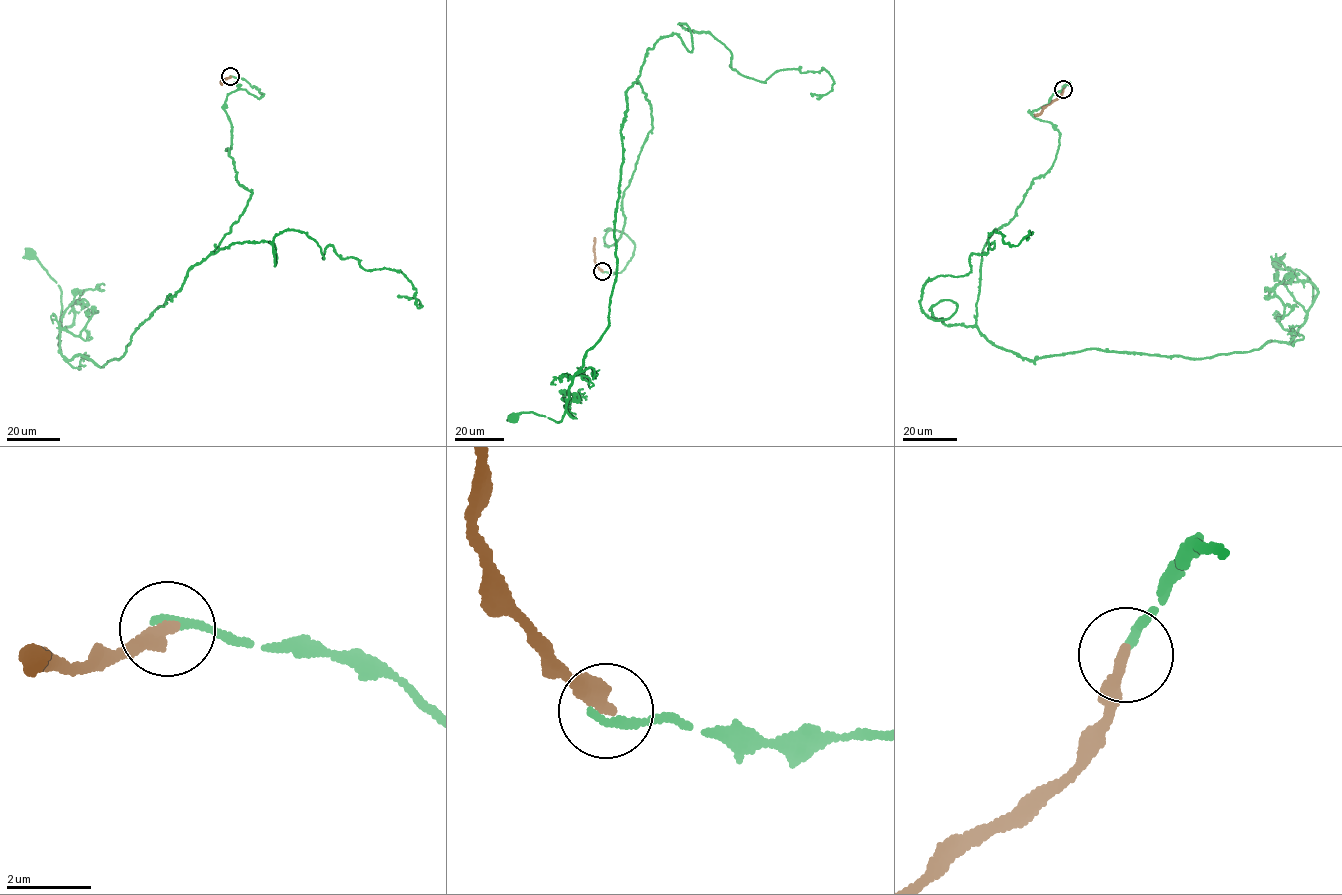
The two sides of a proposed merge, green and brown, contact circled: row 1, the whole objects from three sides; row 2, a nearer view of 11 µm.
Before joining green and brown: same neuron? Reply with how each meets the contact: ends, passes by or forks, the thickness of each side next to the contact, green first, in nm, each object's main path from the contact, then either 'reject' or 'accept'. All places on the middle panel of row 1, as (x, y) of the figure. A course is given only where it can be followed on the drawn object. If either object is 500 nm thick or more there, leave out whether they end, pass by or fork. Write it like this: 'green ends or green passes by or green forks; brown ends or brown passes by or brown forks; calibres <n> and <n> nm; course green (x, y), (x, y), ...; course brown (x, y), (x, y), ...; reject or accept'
green ends; brown ends; calibres 200 and 360 nm; course green (602, 271), (635, 247), (604, 238), (620, 237), (653, 127), (638, 81), (608, 326), (560, 422), (514, 419); course brown (602, 271), (595, 262), (594, 237); reject

